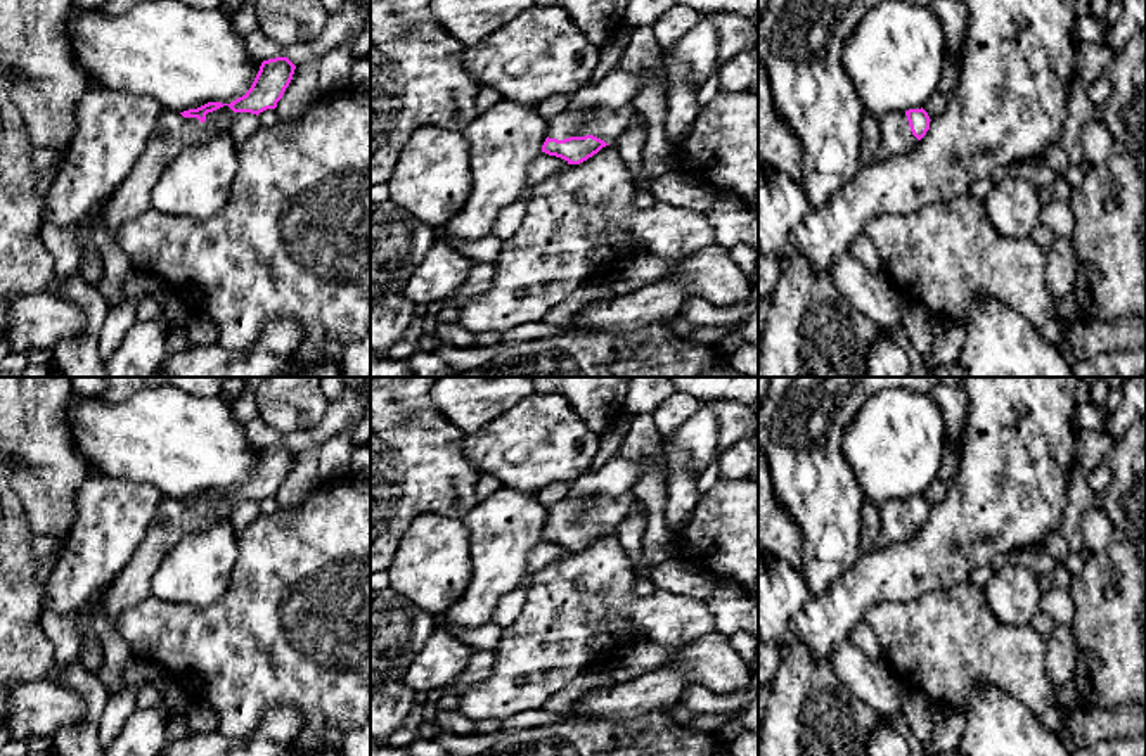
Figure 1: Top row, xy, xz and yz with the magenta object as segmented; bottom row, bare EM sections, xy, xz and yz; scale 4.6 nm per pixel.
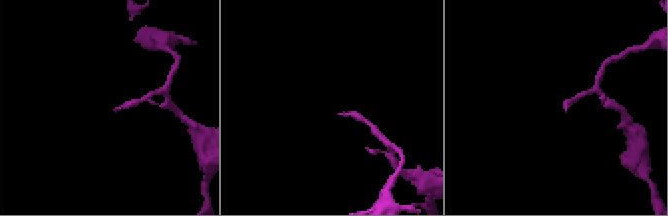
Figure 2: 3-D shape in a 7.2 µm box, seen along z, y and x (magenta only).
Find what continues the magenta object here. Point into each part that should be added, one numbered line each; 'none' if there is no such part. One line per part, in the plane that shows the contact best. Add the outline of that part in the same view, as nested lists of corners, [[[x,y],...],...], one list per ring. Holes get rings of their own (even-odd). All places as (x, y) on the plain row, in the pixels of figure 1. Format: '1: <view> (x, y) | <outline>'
1: xz (605, 512) | [[[564,498],[547,507],[547,524],[564,528],[570,524],[594,522],[606,531],[615,531],[632,512],[635,500],[621,498]]]

